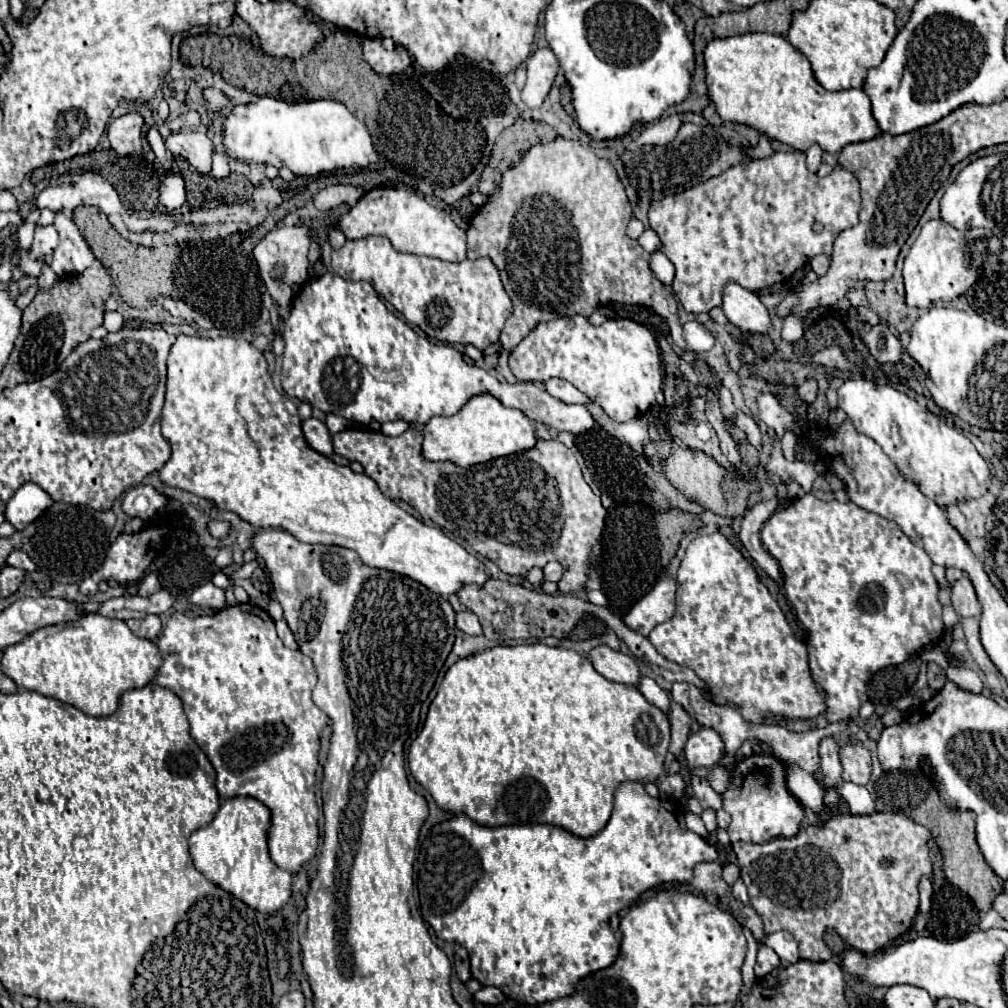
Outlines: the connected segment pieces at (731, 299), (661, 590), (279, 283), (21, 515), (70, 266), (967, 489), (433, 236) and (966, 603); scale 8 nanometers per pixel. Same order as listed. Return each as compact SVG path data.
M727 283L723 289L721 305L729 323L745 333L765 333L771 327L771 315L759 297L739 283Z
M675 577L661 579L633 609L623 617L625 625L639 631L641 635L649 635L653 627L665 623L675 613Z
M275 227L273 231L269 231L259 245L253 249L255 261L259 265L259 273L261 279L265 281L271 297L275 299L275 305L279 309L279 313L283 317L289 315L289 307L293 301L293 285L295 283L303 283L307 281L307 269L309 269L309 259L307 259L307 251L309 251L309 229L305 227Z
M25 483L9 499L7 509L5 509L5 519L15 529L25 529L29 523L33 523L51 505L53 505L53 499L47 491L43 491L35 483Z
M57 213L57 219L53 225L59 233L59 247L53 253L51 269L59 277L71 277L71 275L83 273L87 267L91 267L95 257L93 257L89 245L85 243L81 231L73 223L73 219L67 217L65 213Z
M867 379L845 381L837 389L837 395L839 407L847 413L855 429L881 445L883 453L899 467L899 471L915 481L937 505L975 499L989 489L989 467L975 445L963 433L947 427L943 419L929 413L915 399Z
M371 189L367 191L355 207L345 213L337 227L345 233L347 239L363 239L367 235L385 235L391 239L393 247L403 253L437 257L443 261L465 261L467 259L467 243L465 231L459 229L451 215L443 209L429 205L421 195L407 189Z
M961 577L953 585L951 605L961 617L977 617L977 615L981 615L981 605L979 605L975 589L973 589L973 585L971 585L971 581L967 577Z

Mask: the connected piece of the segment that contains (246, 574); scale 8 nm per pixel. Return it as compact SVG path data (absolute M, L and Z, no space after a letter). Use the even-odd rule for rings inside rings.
M257 560L252 561L250 563L244 563L238 570L228 576L230 580L235 579L237 577L241 577L242 579L248 579L252 576L255 569L258 567Z

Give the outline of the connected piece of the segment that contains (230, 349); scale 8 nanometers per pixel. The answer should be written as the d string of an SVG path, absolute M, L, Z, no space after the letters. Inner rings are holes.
M179 335L167 363L167 395L161 431L171 443L173 455L159 471L165 485L211 499L219 509L237 513L253 527L281 527L305 543L353 549L365 565L407 575L443 597L457 595L465 585L483 587L489 581L481 559L465 551L465 547L449 539L441 529L403 511L379 491L371 477L353 473L349 467L337 465L313 451L303 439L295 403L277 393L263 353L251 343L233 337L203 339Z

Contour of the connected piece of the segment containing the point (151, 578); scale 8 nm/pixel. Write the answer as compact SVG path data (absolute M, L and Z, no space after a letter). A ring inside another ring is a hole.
M147 573L147 575L143 577L143 585L141 585L141 589L139 589L139 595L141 595L141 597L149 597L149 595L153 595L153 593L159 591L159 589L161 589L161 585L159 585L157 575L155 575L155 573Z

